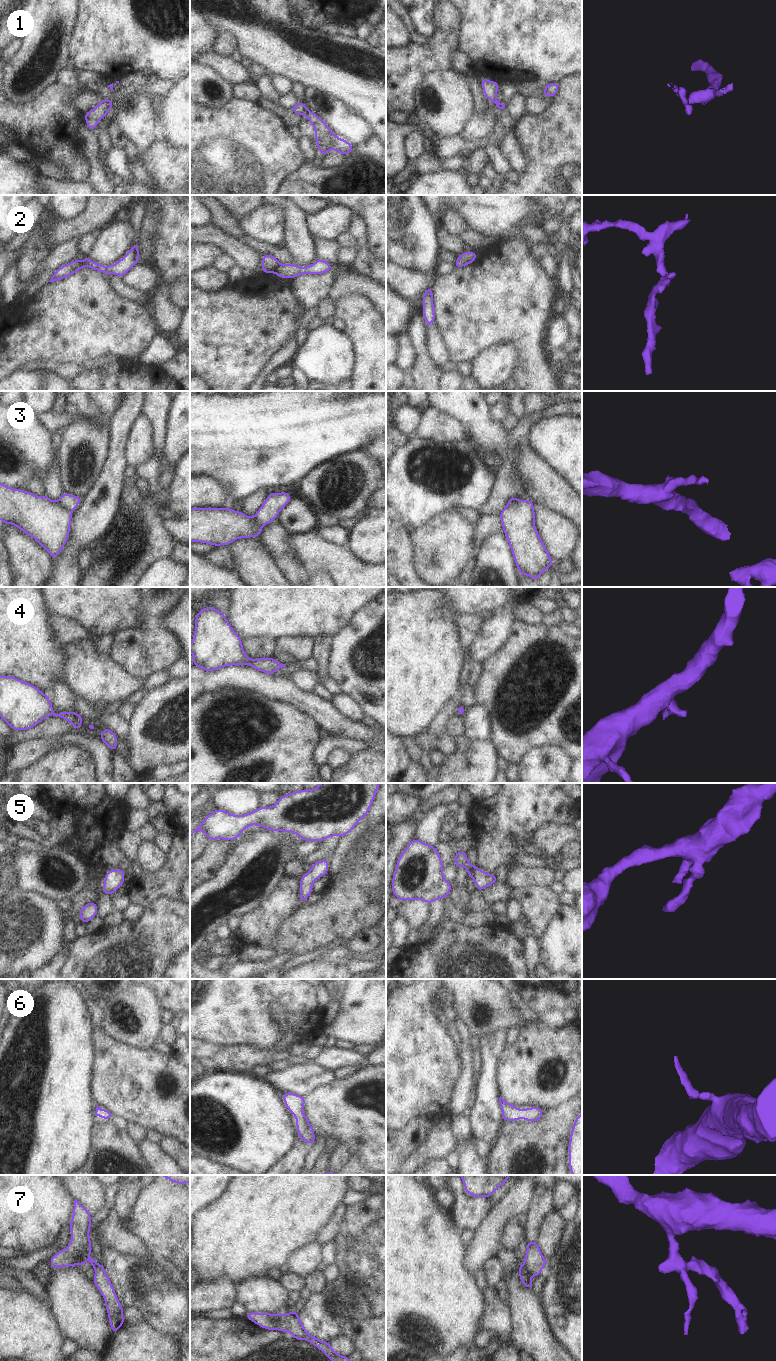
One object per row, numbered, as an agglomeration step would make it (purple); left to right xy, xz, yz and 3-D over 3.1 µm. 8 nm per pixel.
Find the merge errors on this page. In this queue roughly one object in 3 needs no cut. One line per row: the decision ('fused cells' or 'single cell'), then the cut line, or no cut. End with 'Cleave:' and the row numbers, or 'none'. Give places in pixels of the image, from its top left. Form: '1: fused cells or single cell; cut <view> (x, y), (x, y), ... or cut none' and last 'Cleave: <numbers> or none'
1: fused cells; cut xz (308, 110), (304, 113)
2: fused cells; cut xz (280, 263), (273, 272)
3: fused cells; cut xy (58, 500), (71, 511)
4: single cell; cut none
5: single cell; cut none
6: single cell; cut none
7: fused cells; cut yz (523, 1264), (532, 1274)
Cleave: 1, 2, 3, 7

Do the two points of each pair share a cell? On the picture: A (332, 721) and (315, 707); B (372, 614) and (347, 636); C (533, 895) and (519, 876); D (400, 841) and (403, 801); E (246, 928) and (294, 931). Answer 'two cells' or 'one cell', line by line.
A: one cell
B: one cell
C: two cells
D: two cells
E: two cells

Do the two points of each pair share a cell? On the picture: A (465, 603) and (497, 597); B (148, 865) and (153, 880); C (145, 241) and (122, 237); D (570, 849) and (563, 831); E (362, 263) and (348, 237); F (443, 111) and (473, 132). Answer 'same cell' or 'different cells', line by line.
A: same cell
B: different cells
C: different cells
D: different cells
E: different cells
F: different cells

